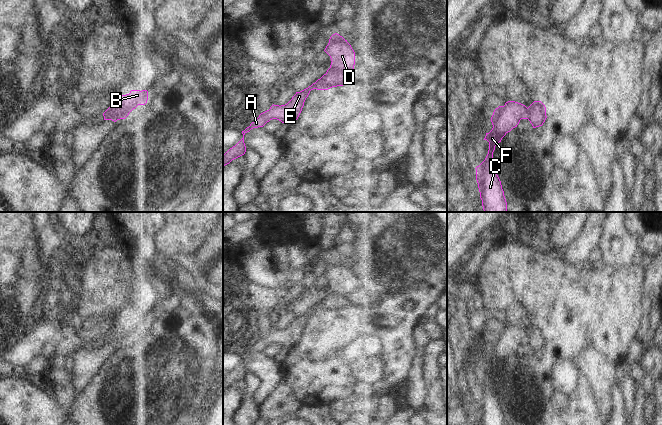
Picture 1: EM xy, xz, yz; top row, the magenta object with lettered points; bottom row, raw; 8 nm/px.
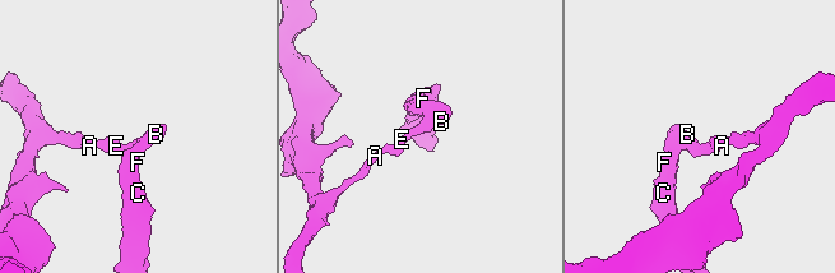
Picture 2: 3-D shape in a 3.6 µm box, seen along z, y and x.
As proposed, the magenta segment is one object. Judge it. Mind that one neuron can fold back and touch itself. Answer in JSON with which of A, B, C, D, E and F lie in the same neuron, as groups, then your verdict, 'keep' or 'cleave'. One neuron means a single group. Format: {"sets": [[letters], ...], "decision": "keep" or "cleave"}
{"sets": [["A", "E"], ["B", "C", "D", "F"]], "decision": "cleave"}

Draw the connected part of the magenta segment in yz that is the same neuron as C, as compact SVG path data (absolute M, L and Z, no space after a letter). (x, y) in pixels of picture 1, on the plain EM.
M508 325L493 336L491 346L492 354L486 357L484 364L489 366L489 374L485 384L477 390L476 404L482 425L506 425L501 405L495 392L493 376L497 367L517 351L521 343L528 342L528 332L518 326Z

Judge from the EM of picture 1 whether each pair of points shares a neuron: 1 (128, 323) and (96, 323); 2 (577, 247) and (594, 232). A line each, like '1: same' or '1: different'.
1: different
2: same

